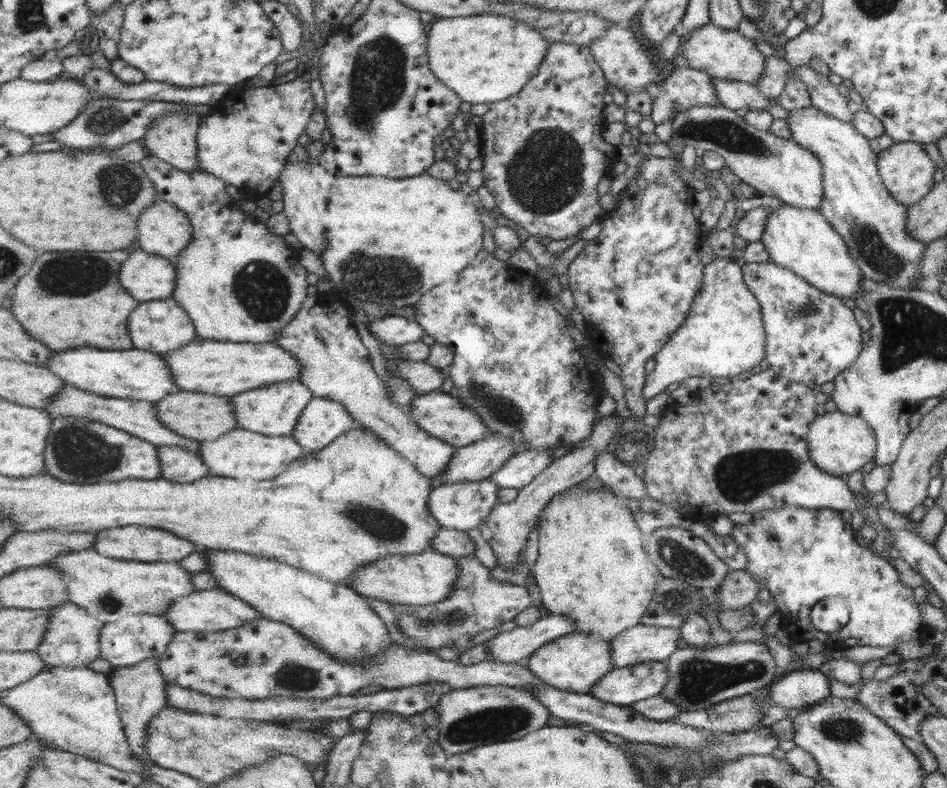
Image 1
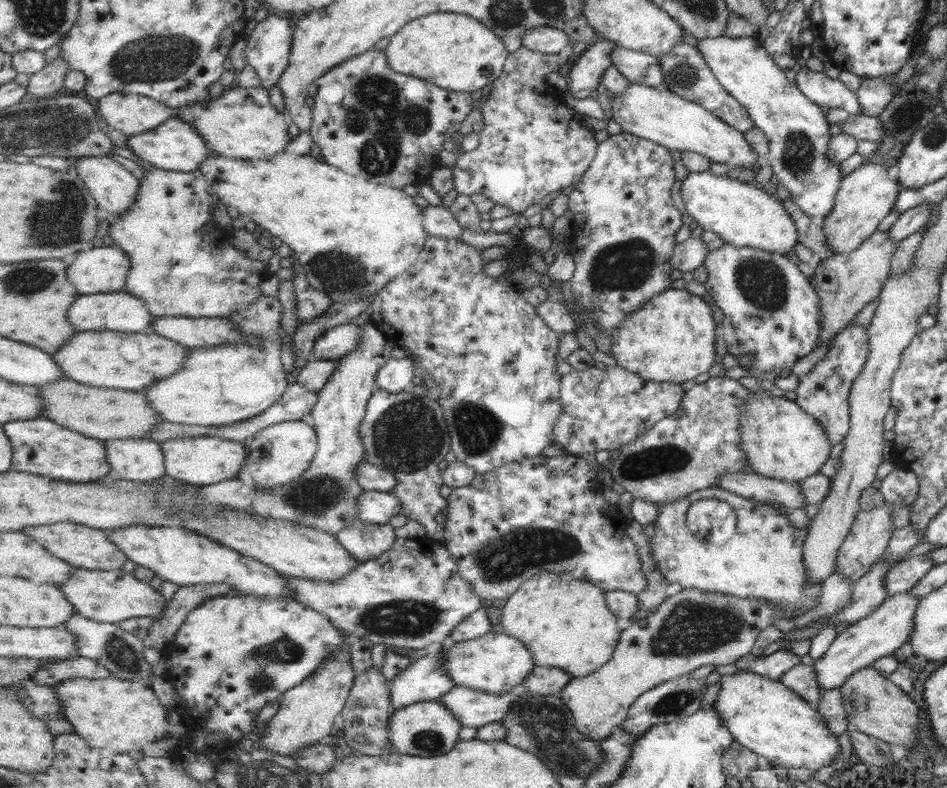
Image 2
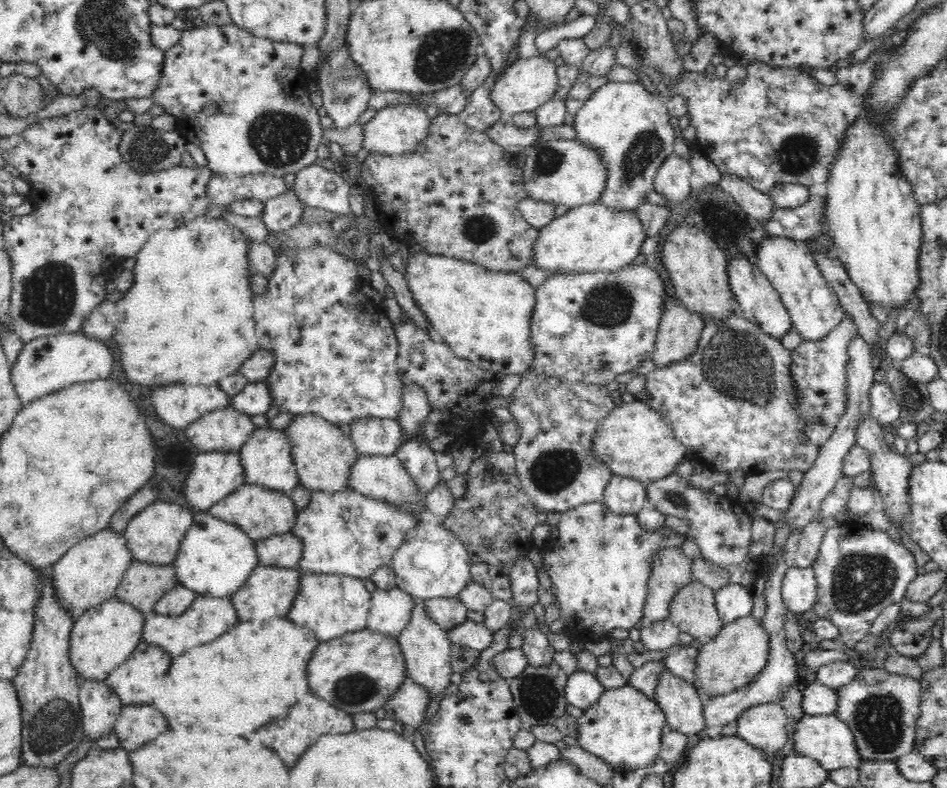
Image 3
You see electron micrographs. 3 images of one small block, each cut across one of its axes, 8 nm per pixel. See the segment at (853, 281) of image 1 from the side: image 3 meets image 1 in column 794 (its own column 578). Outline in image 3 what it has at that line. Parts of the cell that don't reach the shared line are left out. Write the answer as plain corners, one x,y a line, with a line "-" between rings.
596,201
592,204
585,204
576,208
568,209
563,215
555,217
554,220
550,220
546,226
538,228
538,236
536,236
534,246
532,246
532,265
534,265
536,268
542,269
544,273
546,271
550,272
550,276
566,276
578,273
618,272
620,269
630,265
632,260
634,260
634,258
640,254
640,248
645,239
646,233
644,233
644,227
642,227
640,219
638,219
638,216
636,216
636,211
614,211
604,206
604,204
600,203
600,201

